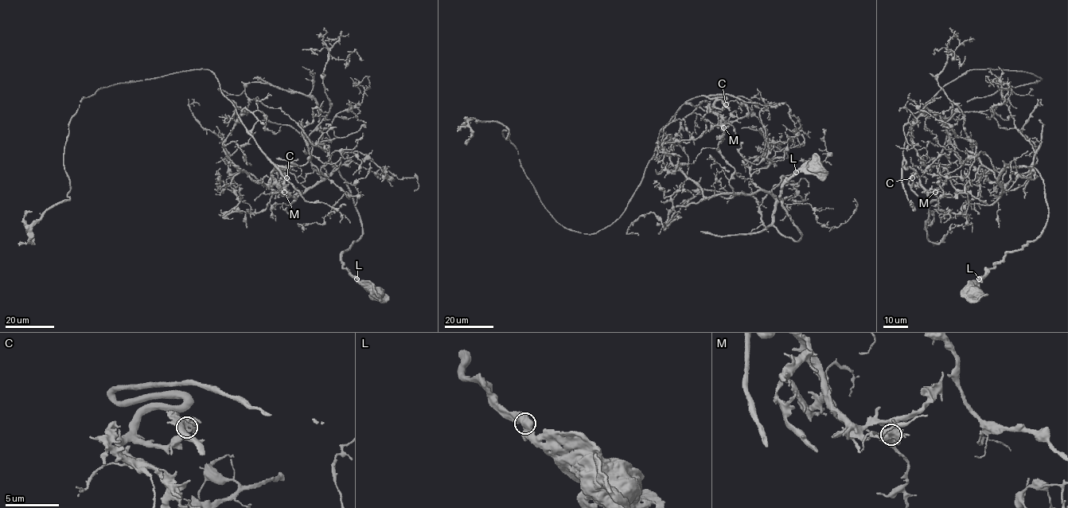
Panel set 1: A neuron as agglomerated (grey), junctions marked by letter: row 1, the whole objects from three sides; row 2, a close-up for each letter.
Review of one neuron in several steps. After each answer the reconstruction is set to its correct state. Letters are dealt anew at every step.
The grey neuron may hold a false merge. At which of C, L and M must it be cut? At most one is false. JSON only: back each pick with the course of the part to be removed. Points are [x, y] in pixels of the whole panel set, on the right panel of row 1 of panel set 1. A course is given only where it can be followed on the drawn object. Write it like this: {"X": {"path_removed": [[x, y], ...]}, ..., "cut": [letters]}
{"M": {"path_removed": [[935, 192], [905, 168], [922, 107], [972, 69], [1039, 77], [947, 120], [926, 237], [953, 231]]}, "cut": ["M"]}

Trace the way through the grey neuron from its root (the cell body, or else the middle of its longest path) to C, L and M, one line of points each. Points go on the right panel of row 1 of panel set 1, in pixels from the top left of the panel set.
C: (976, 293), (1041, 234), (1044, 180), (1007, 166), (1000, 196), (979, 170), (953, 217), (912, 177)
L: (976, 293), (978, 294), (976, 282), (979, 279)
M: (976, 293), (1041, 234), (1044, 180), (1007, 166), (1000, 196), (979, 170), (953, 217), (935, 192)

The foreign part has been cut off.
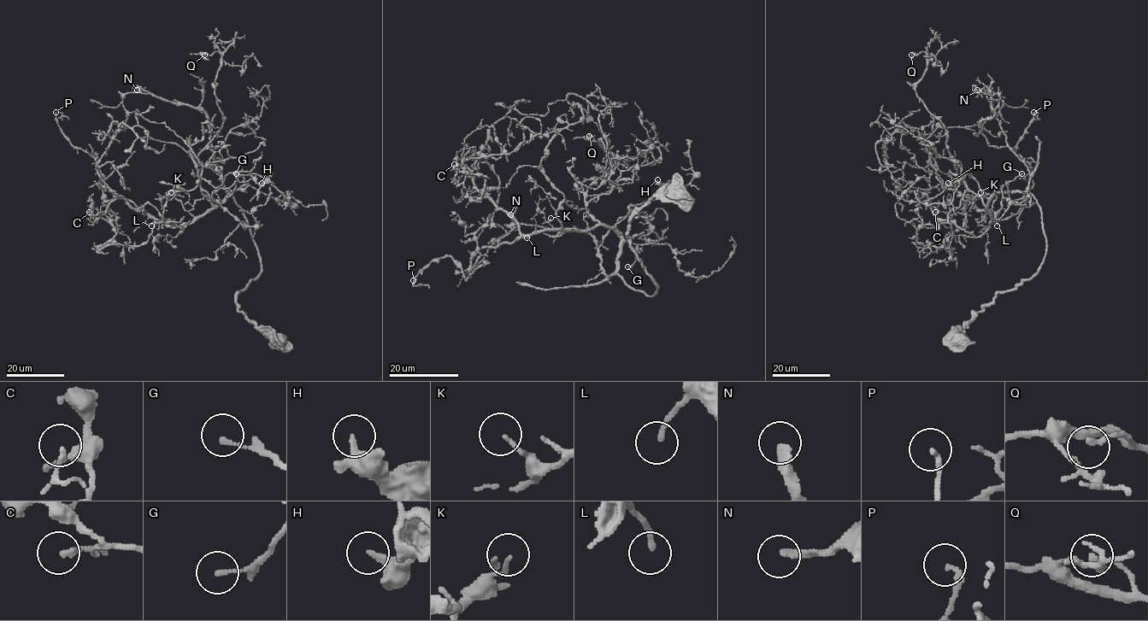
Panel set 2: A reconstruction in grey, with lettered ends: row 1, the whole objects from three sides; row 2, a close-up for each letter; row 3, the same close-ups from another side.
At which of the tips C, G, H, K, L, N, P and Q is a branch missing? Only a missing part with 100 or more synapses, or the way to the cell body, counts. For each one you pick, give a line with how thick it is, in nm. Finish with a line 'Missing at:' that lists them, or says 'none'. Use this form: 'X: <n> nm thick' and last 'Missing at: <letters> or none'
N: 280 nm thick
Missing at: N

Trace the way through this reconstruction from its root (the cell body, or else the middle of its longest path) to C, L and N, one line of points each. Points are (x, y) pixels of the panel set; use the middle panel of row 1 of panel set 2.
C: (679, 195), (630, 219), (649, 295), (618, 272), (610, 227), (523, 235), (454, 164)
L: (679, 195), (654, 196), (630, 219), (652, 295), (618, 272), (621, 238), (610, 227), (526, 237)
N: (679, 195), (654, 196), (630, 219), (652, 295), (604, 273), (587, 232), (510, 214)

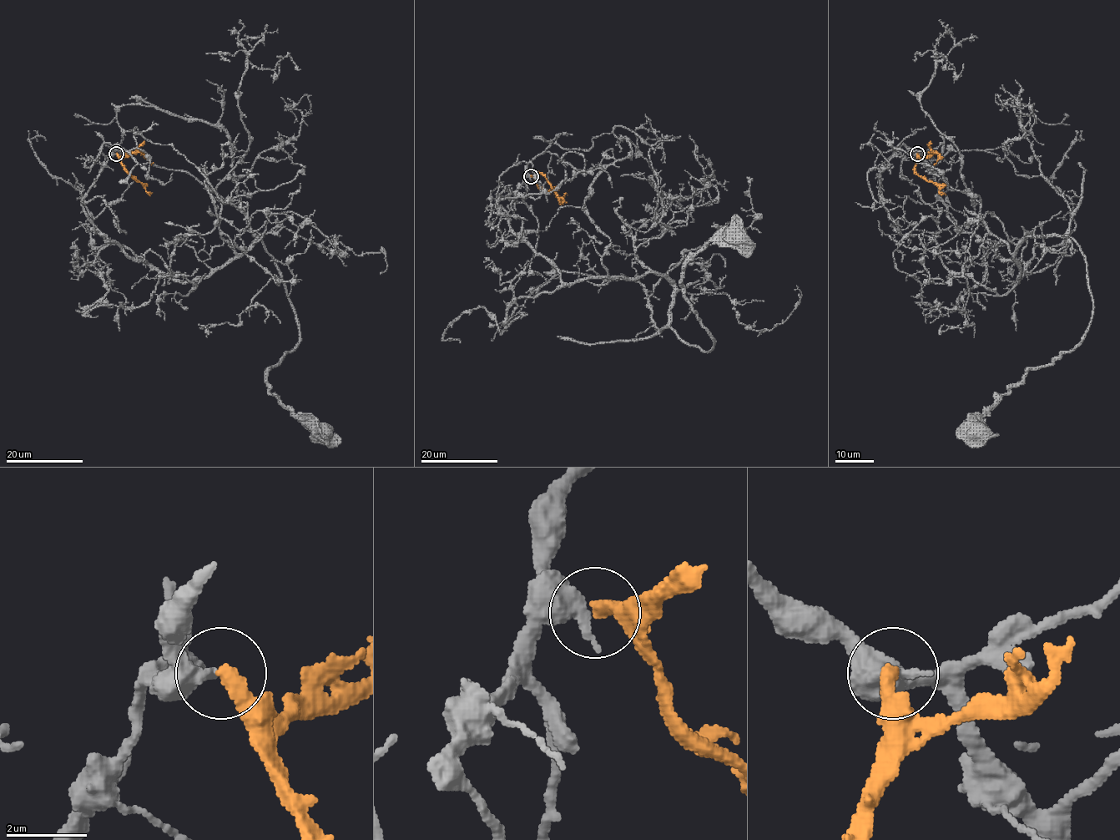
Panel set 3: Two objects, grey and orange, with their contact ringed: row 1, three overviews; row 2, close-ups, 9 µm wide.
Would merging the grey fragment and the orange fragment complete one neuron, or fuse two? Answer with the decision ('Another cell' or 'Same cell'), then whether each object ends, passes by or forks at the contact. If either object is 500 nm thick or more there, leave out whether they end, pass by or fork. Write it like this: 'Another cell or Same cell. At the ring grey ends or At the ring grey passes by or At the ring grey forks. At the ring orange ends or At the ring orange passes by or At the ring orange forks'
Another cell

